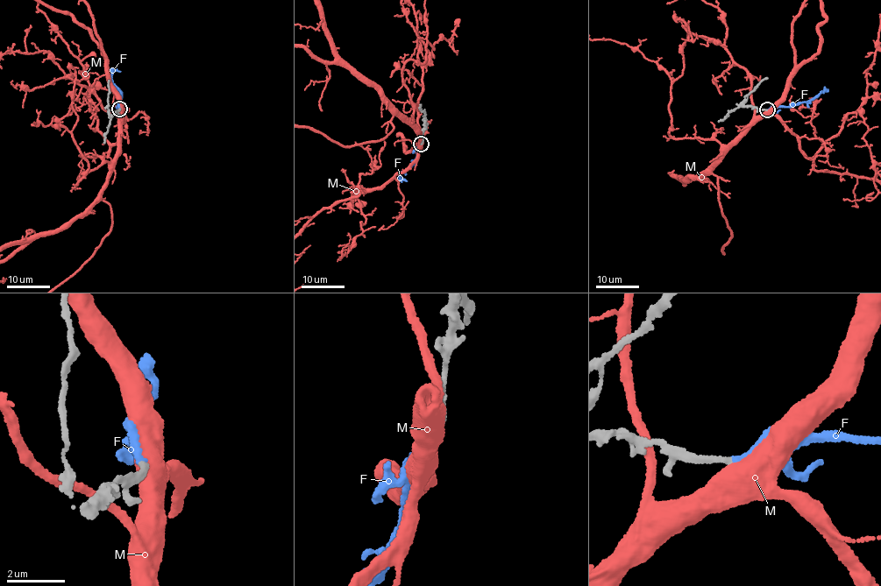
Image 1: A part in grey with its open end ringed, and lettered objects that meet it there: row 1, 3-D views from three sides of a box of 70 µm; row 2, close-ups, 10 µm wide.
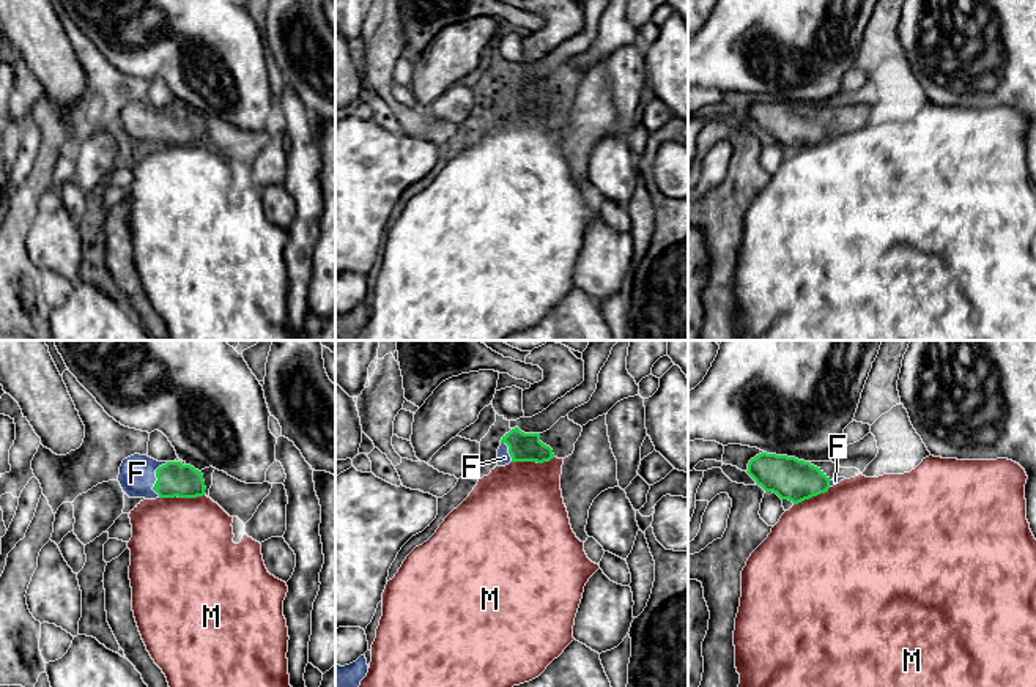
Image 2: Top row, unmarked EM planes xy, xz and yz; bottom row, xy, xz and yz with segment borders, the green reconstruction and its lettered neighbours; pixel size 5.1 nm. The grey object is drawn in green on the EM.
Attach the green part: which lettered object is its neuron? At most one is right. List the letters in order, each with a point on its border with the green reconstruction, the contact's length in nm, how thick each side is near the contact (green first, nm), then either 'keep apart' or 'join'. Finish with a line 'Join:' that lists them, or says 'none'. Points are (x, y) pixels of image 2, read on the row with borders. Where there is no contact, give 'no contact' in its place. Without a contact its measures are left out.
F: meets green in xy at (156, 476); contact 190 nm long; 180 nm thick on the green side, 190 nm on the other; join
M: meets green in xy at (181, 497); contact 240 nm long; 180 nm thick on the green side, 500 nm on the other; keep apart
Join: F

